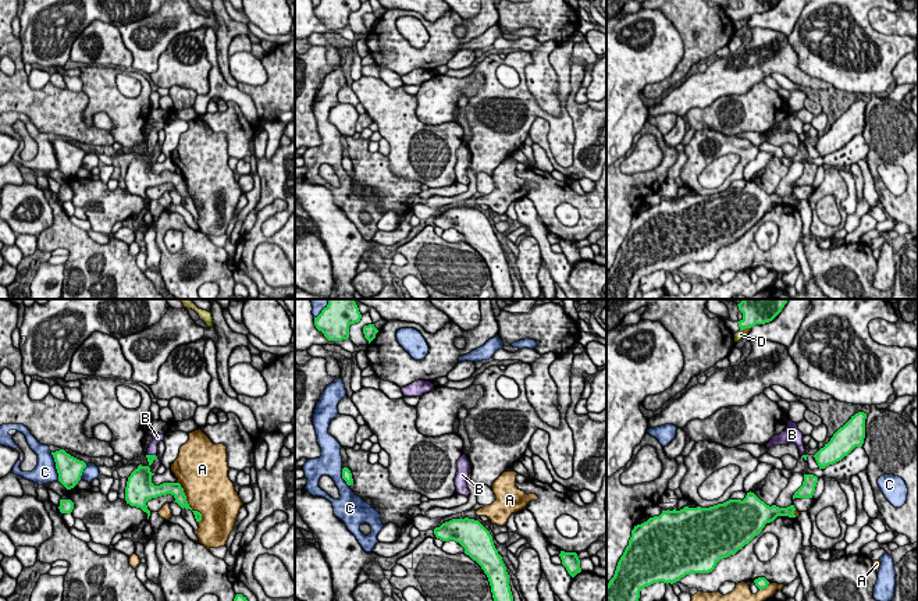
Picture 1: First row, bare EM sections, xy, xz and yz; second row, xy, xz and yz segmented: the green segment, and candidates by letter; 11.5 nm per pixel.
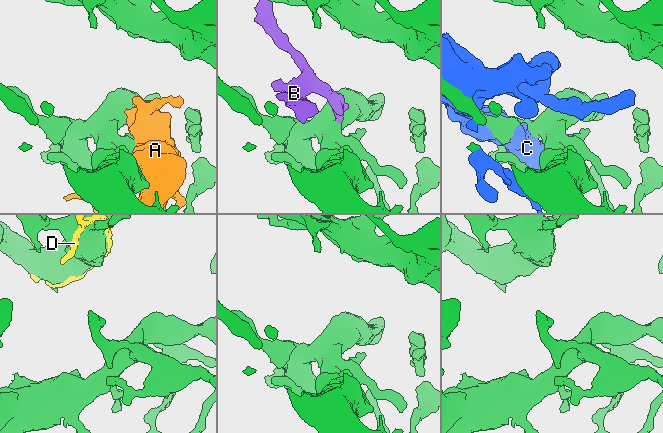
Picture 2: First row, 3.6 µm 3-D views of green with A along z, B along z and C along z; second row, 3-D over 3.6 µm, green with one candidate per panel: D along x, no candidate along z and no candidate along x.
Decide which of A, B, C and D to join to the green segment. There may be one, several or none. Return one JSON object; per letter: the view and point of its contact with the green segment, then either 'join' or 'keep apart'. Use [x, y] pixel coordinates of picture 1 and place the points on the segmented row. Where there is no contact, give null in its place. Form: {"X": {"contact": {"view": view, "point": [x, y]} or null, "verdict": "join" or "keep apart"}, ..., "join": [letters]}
{"A": {"contact": {"view": "xy", "point": [188, 504]}, "verdict": "keep apart"}, "B": {"contact": {"view": "xy", "point": [152, 455]}, "verdict": "join"}, "C": {"contact": {"view": "xy", "point": [56, 466]}, "verdict": "keep apart"}, "D": {"contact": {"view": "yz", "point": [744, 327]}, "verdict": "keep apart"}, "join": ["B"]}

